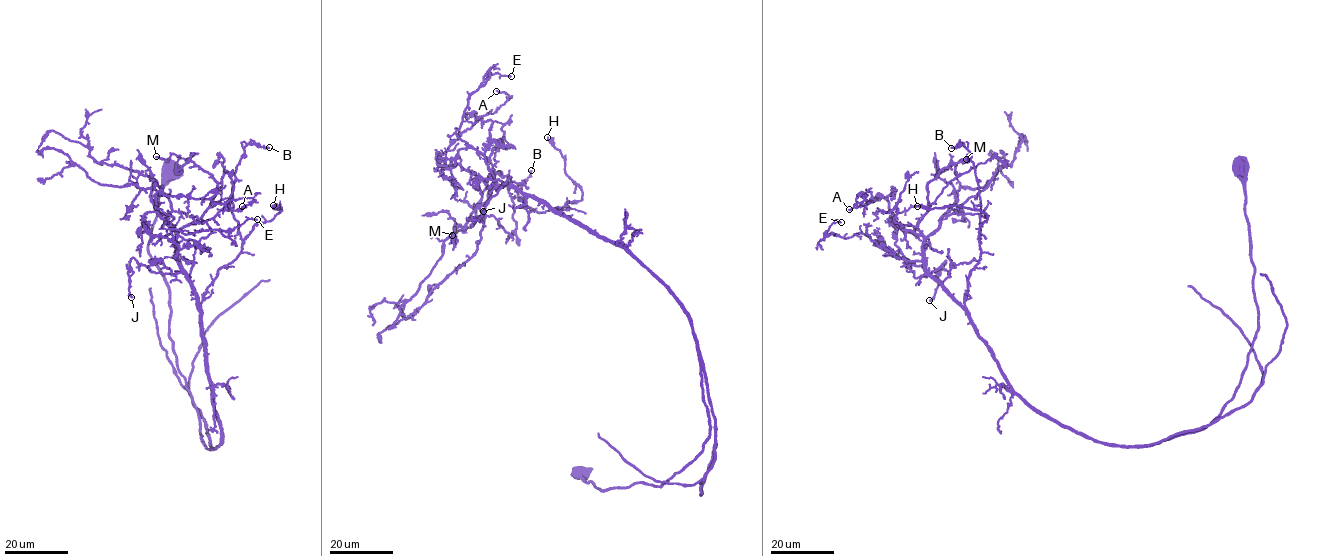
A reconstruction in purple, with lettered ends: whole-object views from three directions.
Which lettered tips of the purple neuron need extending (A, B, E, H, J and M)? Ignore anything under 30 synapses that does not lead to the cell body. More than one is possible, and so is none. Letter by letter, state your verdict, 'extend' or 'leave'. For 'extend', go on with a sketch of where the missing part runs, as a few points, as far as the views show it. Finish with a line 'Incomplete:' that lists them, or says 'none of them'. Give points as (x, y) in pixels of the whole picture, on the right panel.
A: leave
B: leave
E: leave
H: leave
J: leave
M: leave
Incomplete: none of them

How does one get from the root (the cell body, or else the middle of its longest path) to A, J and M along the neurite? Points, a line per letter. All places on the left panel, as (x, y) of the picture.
A: (173, 171), (148, 253), (207, 449), (223, 437), (200, 311), (154, 195), (253, 197), (242, 206)
J: (173, 171), (148, 253), (168, 288), (169, 336), (202, 442), (217, 448), (184, 273), (133, 258), (131, 297)
M: (173, 171), (148, 253), (217, 448), (176, 234), (218, 183), (156, 156)

